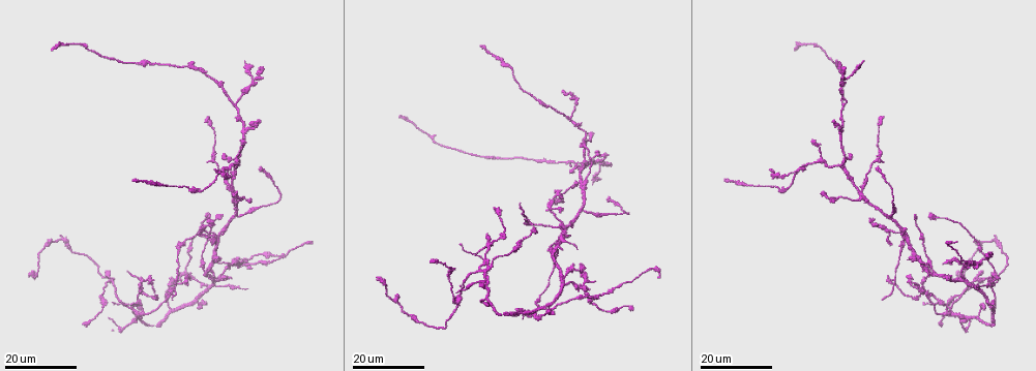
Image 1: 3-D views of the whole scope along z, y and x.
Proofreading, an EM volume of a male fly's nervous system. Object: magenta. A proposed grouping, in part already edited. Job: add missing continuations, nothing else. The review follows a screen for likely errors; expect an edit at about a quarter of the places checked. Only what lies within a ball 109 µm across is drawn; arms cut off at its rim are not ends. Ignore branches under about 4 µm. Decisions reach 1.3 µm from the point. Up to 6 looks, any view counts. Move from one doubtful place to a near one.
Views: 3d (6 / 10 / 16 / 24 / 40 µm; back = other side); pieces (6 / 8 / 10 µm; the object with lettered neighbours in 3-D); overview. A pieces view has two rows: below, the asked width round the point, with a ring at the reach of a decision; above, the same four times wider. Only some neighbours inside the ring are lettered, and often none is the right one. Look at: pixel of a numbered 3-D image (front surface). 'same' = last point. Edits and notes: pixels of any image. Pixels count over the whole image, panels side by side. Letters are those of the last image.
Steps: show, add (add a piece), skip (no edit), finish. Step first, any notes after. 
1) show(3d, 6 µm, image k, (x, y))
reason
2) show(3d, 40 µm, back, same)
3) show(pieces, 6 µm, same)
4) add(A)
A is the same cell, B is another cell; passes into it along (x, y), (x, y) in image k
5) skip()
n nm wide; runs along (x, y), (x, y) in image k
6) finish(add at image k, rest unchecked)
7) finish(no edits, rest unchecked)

show(3d, 24 µm, image 1, (770, 169))
free end

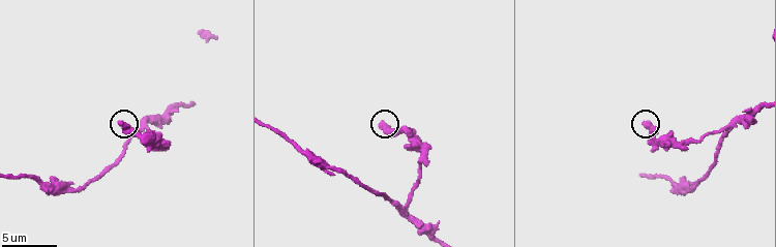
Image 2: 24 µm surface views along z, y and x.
show(pieces, 8 µm, image 2, (646, 121))

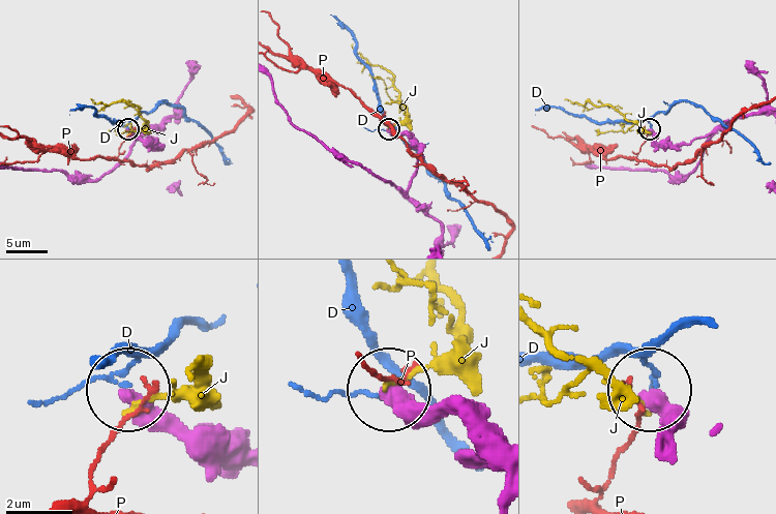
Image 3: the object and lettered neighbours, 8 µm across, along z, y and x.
skip()
D, J and P are other cells; no lettered piece goes on from it

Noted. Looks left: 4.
show(3d, 24 µm, image 1, (172, 298))
an open end

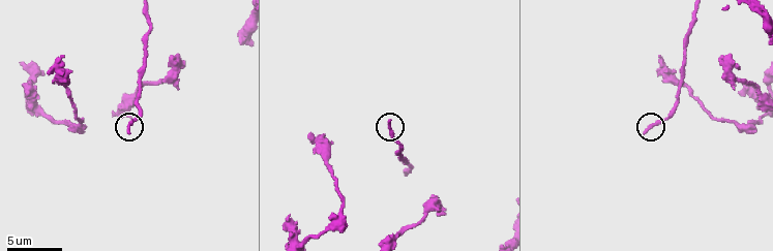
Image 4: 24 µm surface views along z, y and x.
show(pieces, 8 µm, image 4, (644, 132))

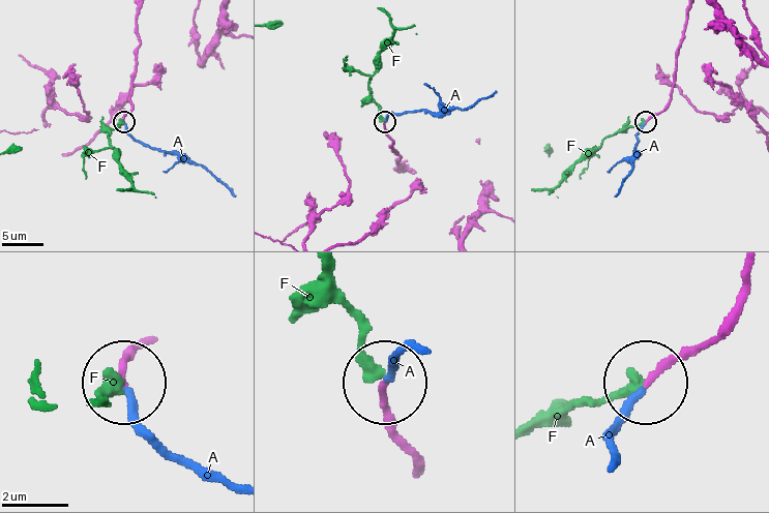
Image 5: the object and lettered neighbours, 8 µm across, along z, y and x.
add(A)
A is the same cell, F is another cell; passes into it along (667, 104), (637, 133), (632, 170), (614, 194) in image 5; the neuron continues

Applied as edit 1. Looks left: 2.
show(3d, 24 µm, image 1, (216, 276))
tapers out

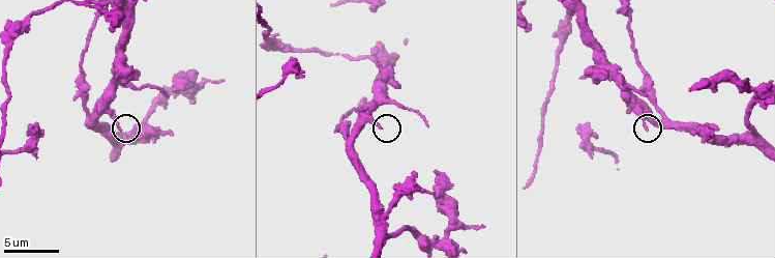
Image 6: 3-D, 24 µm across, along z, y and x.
show(pieces, 6 µm, image 6, (382, 125))

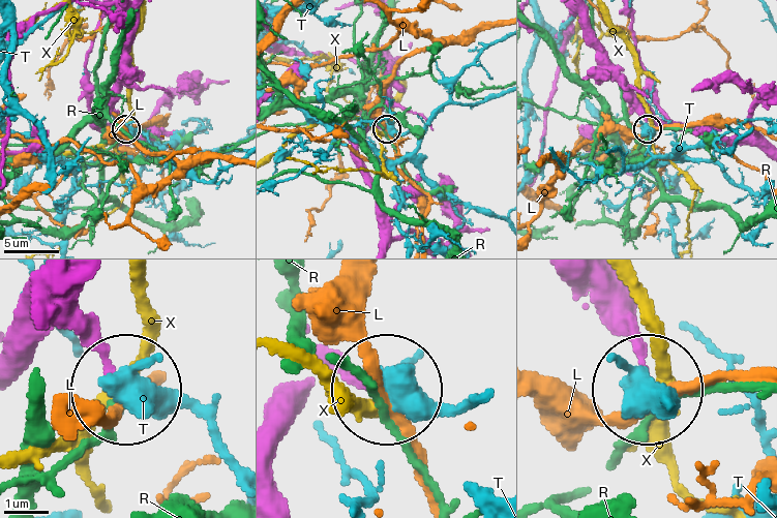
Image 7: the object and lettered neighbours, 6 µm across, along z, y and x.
skip()
L, R, T and X are other cells; runs along (594, 286), (634, 342), (646, 383) in image 7; none of them fits

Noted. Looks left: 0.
finish(add at image 5, rest unchecked)

